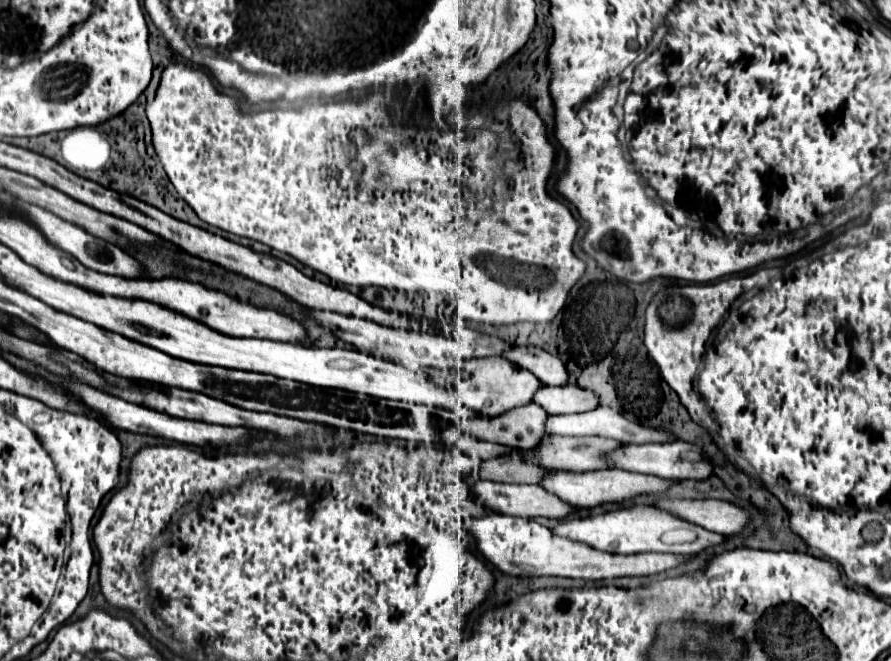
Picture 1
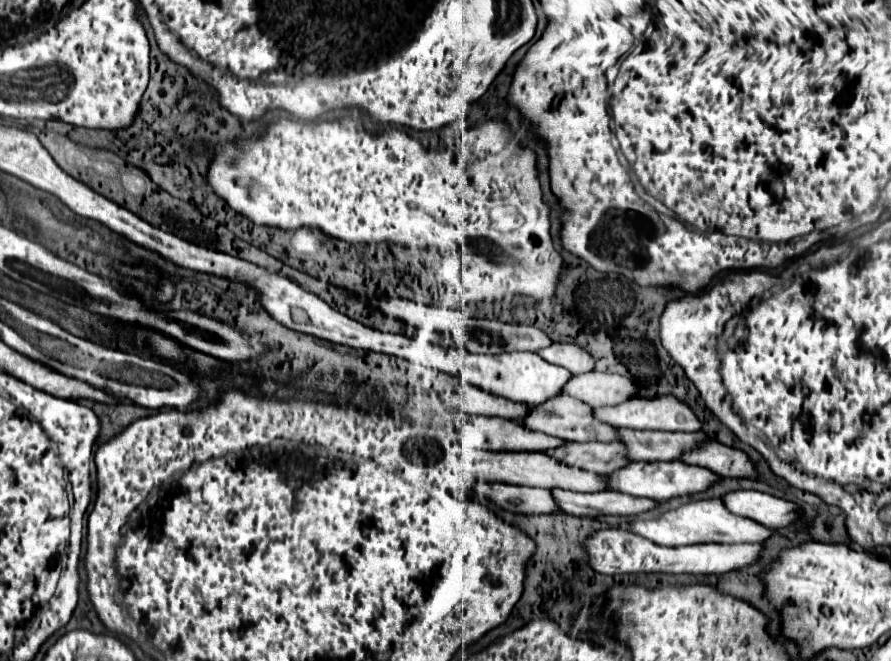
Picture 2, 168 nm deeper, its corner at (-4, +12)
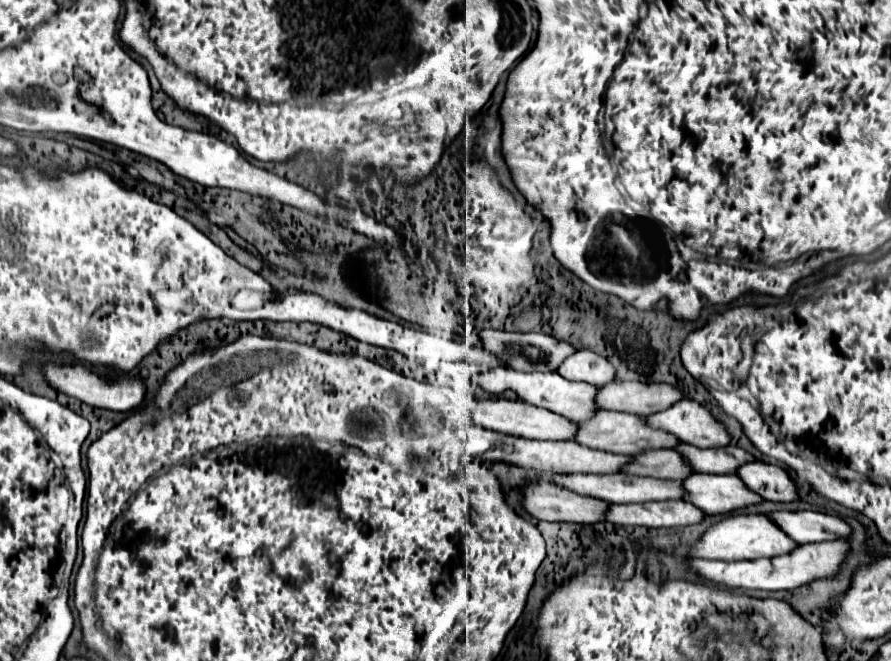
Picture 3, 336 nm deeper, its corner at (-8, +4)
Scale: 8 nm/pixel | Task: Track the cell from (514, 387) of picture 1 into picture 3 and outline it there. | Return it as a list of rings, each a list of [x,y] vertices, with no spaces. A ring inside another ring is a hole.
[[[495,368],[491,372],[479,374],[475,376],[477,386],[481,386],[483,390],[487,390],[489,394],[501,394],[505,390],[513,390],[517,392],[519,400],[529,402],[533,406],[539,408],[547,408],[555,414],[567,416],[567,420],[581,424],[581,420],[587,420],[589,416],[593,416],[593,412],[597,412],[597,386],[585,384],[585,382],[571,382],[565,380],[561,374],[557,372],[517,372],[513,368]]]

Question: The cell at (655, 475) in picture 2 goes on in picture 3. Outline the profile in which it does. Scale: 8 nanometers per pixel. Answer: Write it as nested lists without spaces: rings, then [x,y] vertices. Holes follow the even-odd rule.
[[[691,474],[683,480],[683,484],[687,490],[685,500],[707,514],[729,514],[733,510],[763,502],[757,492],[753,494],[743,480],[733,474]]]

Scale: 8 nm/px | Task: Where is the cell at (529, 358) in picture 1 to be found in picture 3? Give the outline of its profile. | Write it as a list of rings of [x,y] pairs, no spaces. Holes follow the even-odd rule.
[[[577,350],[557,370],[563,378],[575,382],[589,382],[593,386],[605,386],[615,380],[615,368],[603,356],[591,350]]]

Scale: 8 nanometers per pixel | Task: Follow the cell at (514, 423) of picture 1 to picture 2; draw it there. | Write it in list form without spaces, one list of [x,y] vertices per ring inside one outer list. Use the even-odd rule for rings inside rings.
[[[557,394],[553,398],[549,398],[545,404],[533,406],[529,416],[525,416],[525,420],[521,420],[521,424],[529,430],[535,432],[543,432],[561,440],[573,440],[573,442],[589,442],[589,440],[597,440],[597,442],[613,442],[615,440],[615,428],[609,424],[603,424],[599,420],[593,418],[591,414],[591,406],[565,396],[565,394]]]

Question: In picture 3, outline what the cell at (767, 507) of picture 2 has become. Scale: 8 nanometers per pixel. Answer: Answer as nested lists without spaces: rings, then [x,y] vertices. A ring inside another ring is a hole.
[[[771,512],[769,518],[799,544],[849,538],[853,528],[839,516],[823,512]]]

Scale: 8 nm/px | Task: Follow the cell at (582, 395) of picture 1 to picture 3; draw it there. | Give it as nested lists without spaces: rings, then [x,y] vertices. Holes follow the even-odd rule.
[[[617,380],[599,388],[597,404],[603,410],[619,410],[649,416],[673,406],[683,398],[685,394],[679,388],[673,388],[671,384],[641,384]]]

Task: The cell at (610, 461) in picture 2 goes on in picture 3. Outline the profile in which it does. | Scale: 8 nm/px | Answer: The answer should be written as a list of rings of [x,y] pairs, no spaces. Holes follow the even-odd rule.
[[[649,450],[645,454],[635,456],[635,462],[627,464],[623,472],[637,476],[685,480],[685,476],[693,474],[693,468],[689,468],[685,460],[681,460],[681,454],[673,450]]]

